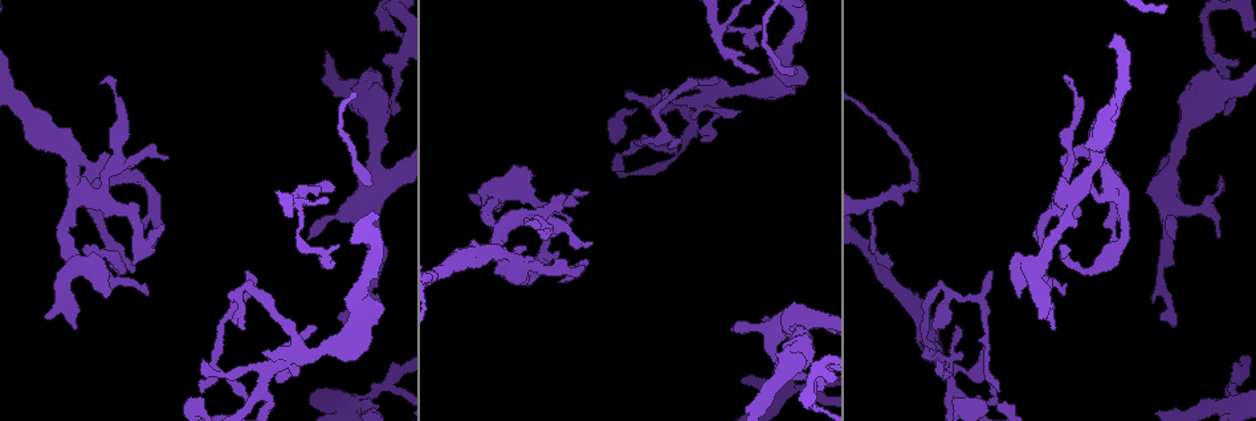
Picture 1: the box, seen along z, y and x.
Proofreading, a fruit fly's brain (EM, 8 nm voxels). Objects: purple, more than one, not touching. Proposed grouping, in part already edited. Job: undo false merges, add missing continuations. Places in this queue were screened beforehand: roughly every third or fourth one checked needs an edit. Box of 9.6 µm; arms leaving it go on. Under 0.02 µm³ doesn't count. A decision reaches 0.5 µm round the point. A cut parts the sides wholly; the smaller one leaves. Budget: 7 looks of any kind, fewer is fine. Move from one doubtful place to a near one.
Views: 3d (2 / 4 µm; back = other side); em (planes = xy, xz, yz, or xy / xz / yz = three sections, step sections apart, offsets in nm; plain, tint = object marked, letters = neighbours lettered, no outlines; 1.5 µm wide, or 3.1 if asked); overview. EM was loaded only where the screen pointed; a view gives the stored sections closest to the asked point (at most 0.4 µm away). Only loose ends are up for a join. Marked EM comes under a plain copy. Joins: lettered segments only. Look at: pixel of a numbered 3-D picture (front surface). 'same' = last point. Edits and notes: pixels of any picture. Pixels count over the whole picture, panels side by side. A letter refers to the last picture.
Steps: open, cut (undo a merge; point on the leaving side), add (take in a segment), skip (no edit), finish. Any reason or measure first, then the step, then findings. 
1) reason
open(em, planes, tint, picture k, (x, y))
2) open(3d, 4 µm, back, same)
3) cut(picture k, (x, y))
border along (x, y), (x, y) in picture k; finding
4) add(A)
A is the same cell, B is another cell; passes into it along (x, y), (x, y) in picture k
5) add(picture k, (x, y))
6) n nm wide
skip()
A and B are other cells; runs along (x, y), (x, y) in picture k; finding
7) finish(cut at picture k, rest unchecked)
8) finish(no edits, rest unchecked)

narrows sharply
open(3d, 2 µm, picture 1, (714, 29))

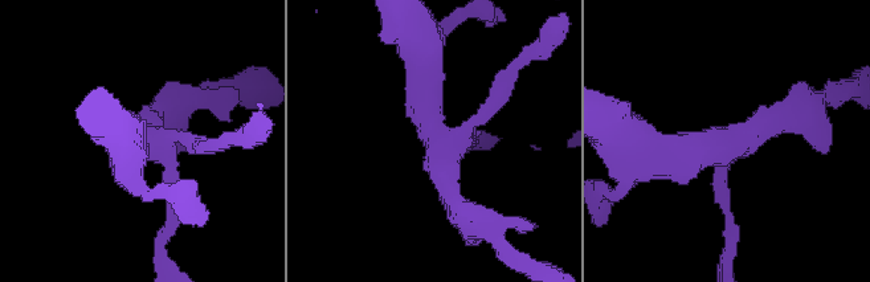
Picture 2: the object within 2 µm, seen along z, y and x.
4 arms
open(em, planes, letters, picture 2, (440, 137))

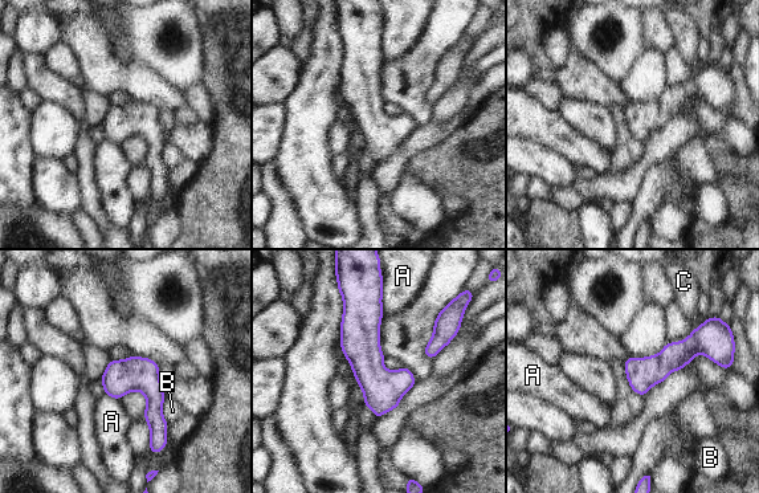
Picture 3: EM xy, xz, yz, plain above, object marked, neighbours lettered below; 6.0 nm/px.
skip()
A, B and C are other cells; border along (382, 285), (382, 310), (384, 313) in picture 3; one neuron here

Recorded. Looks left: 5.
a fork
open(em, planes, letters, picture 1, (118, 164))

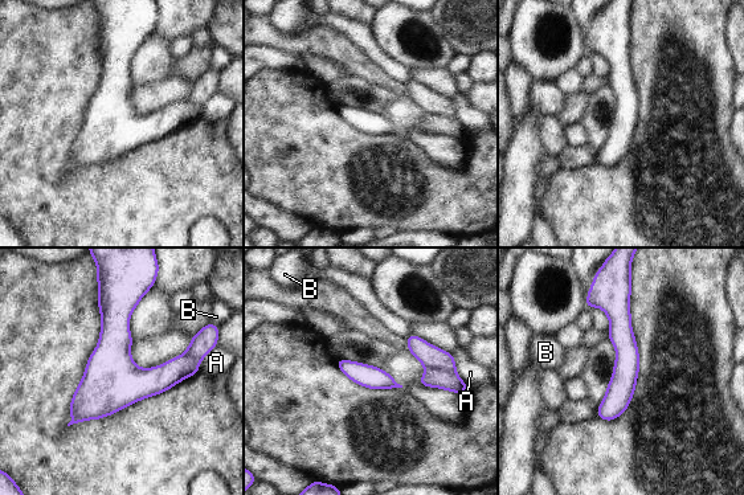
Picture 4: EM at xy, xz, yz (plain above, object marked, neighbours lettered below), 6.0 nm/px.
skip()
A and B are other cells; border along (412, 332), (405, 339) in picture 4; one neuron here

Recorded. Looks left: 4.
free end
open(em, planes, letters, picture 1, (1153, 303))

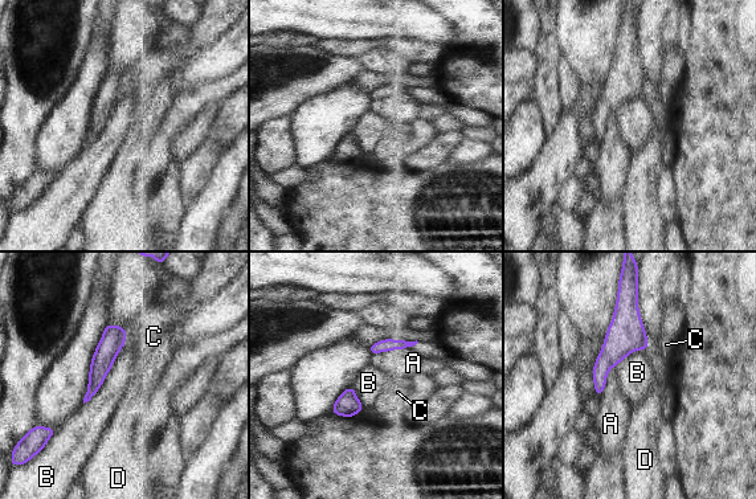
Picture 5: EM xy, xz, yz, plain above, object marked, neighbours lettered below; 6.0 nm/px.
skip()
A, B, C and D are other cells; border along (417, 342), (405, 348), (371, 355) in picture 5; no lettered segment goes on from it

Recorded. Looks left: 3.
finish(no edits, rest unchecked)

